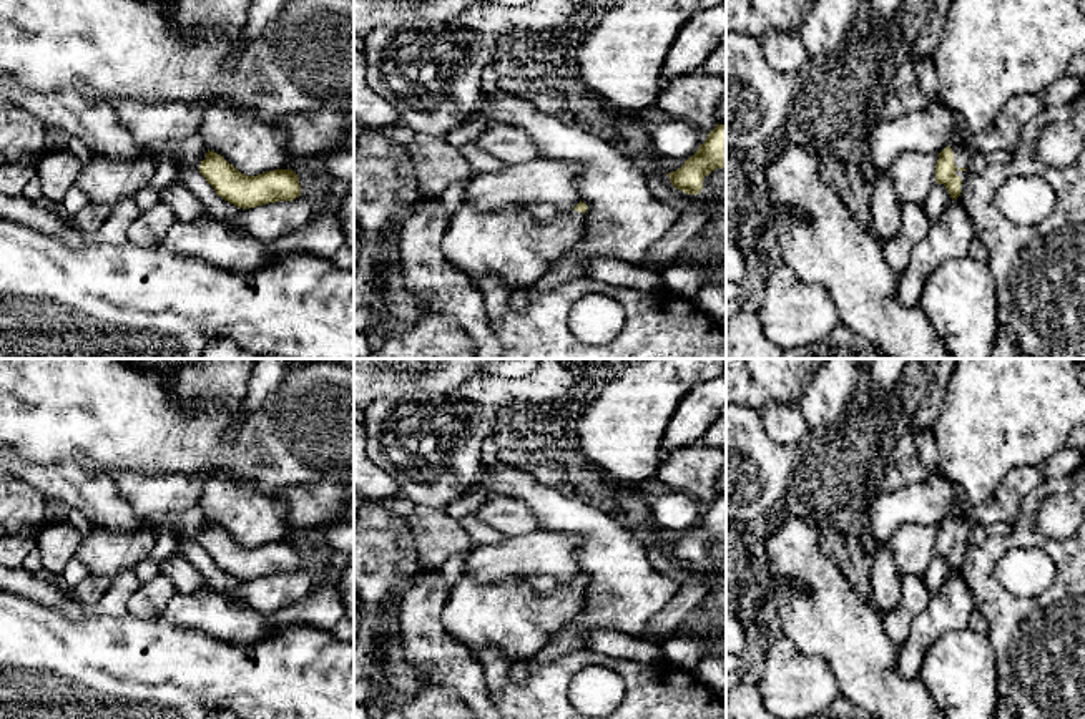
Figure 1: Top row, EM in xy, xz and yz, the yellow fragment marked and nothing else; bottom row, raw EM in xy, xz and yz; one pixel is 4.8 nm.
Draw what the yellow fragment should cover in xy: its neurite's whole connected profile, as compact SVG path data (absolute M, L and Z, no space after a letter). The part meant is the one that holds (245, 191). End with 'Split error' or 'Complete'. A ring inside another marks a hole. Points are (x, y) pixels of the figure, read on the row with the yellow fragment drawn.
M209 151L199 164L199 173L224 201L243 208L256 208L301 196L299 178L292 169L274 169L258 176L246 176L221 154Z. Complete

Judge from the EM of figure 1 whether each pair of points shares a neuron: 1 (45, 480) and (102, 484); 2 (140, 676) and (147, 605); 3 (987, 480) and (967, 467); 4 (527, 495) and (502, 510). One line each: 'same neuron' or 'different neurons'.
1: same neuron
2: different neurons
3: same neuron
4: different neurons

